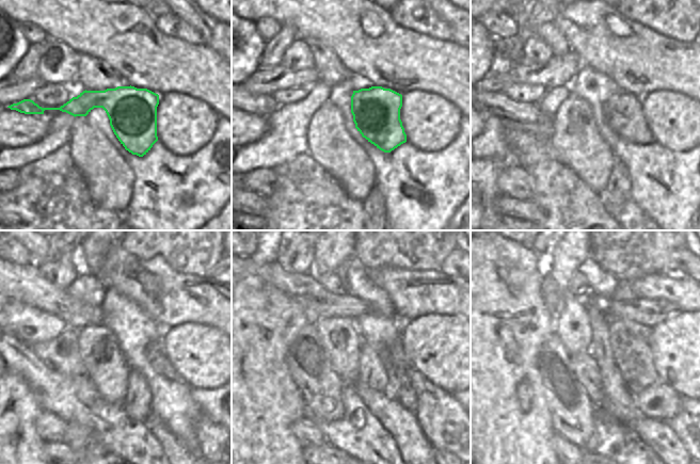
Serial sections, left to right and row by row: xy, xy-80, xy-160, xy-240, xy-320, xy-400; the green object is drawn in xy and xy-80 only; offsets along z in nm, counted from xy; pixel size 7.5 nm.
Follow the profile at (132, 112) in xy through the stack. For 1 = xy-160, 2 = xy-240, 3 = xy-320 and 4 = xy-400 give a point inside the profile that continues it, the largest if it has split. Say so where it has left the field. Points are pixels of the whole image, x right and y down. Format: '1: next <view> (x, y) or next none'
1: next xy-160 (623, 113)
2: next xy-240 (156, 356)
3: next xy-320 (444, 421)
4: next xy-400 (687, 425)

